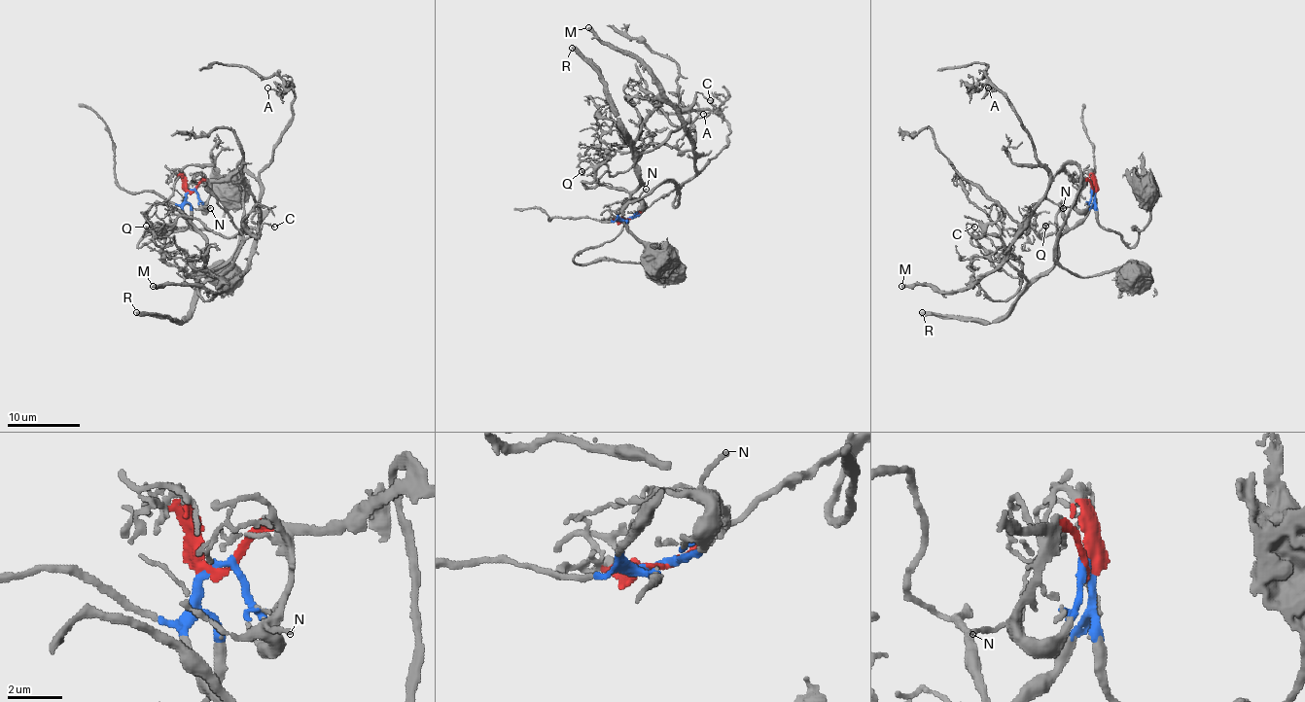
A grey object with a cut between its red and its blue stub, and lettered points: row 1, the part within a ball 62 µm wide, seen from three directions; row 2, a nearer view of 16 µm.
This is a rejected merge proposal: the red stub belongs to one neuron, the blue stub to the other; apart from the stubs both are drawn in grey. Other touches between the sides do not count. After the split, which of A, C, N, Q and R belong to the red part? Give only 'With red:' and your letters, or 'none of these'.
With red: A

